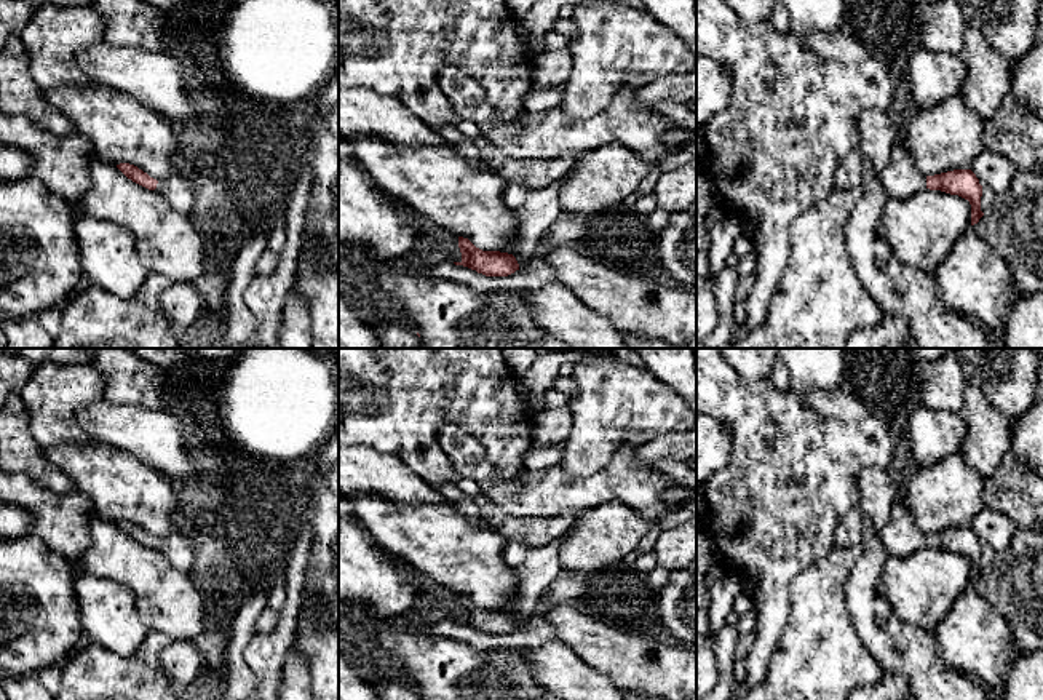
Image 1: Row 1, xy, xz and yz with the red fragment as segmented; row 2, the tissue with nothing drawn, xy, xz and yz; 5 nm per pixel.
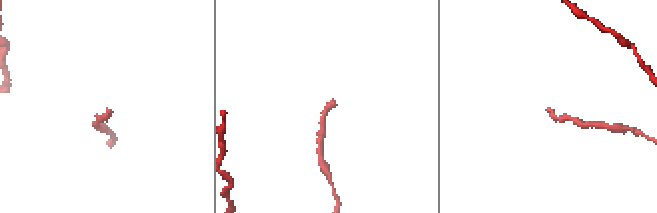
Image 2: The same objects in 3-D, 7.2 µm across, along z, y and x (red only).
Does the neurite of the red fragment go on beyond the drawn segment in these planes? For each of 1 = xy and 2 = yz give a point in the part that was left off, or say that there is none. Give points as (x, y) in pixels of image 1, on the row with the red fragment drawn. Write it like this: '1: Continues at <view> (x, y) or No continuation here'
1: Continues at xy (176, 189)
2: Continues at yz (901, 179)

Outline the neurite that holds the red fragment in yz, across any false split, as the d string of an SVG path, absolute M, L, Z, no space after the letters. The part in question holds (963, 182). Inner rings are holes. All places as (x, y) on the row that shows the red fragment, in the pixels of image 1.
M899 134L894 144L894 152L890 155L890 165L878 174L886 197L907 200L925 189L941 190L970 201L971 225L978 224L984 216L981 211L982 185L971 169L954 169L925 177L914 165Z

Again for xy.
M120 163L117 168L133 182L149 190L155 190L182 216L190 216L195 206L193 184L177 168L161 181L150 177L147 173L129 163Z

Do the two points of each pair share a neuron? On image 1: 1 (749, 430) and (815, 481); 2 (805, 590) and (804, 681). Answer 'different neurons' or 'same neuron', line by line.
1: same neuron
2: same neuron

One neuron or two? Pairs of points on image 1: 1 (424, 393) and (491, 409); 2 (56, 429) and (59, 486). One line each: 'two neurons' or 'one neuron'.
1: one neuron
2: two neurons

